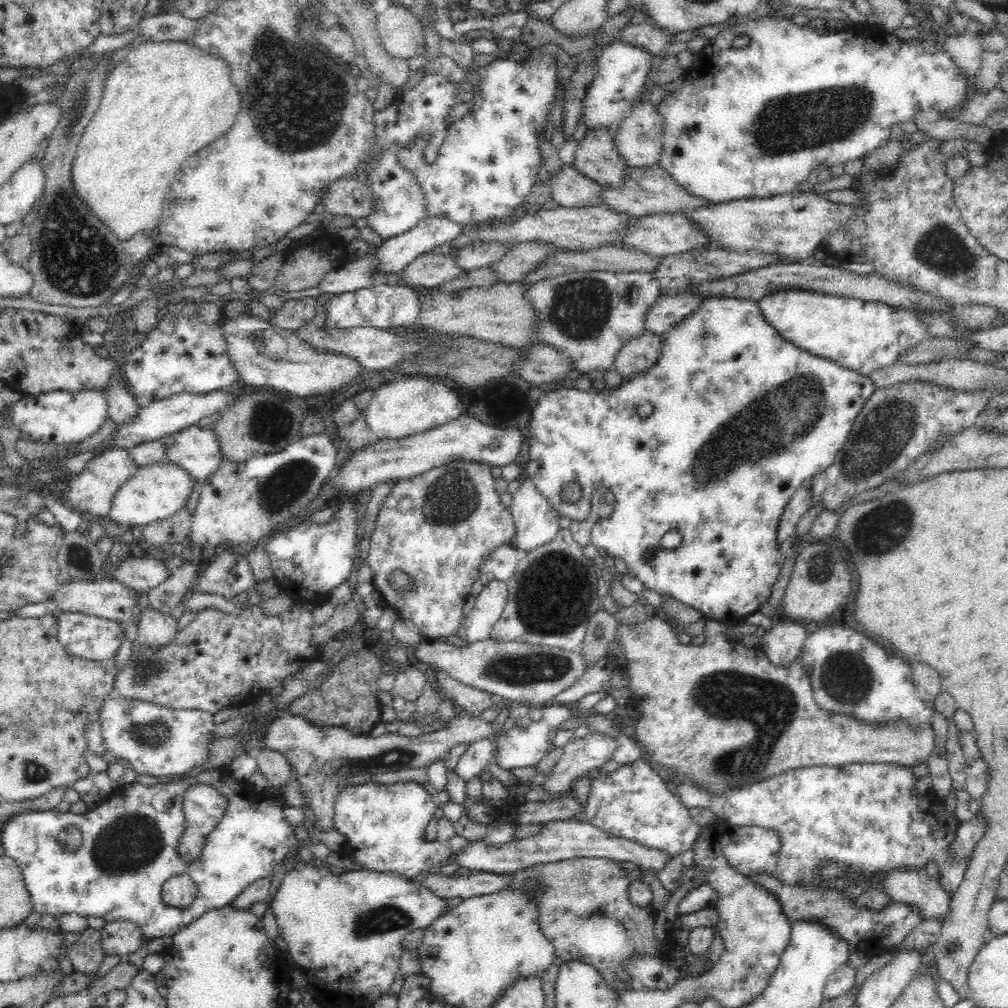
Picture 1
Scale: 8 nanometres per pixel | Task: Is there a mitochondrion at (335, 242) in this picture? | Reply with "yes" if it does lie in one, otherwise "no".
no

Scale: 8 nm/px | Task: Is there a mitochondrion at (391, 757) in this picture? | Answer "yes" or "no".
yes

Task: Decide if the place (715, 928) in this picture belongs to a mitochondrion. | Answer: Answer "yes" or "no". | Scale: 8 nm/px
no

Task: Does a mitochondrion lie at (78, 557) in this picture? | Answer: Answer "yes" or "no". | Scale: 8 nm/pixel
yes

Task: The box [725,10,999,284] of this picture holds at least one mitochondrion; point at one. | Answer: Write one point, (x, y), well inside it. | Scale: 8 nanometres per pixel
(788, 124)

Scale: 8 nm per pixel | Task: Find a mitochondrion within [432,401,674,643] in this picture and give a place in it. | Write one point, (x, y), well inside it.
(553, 595)

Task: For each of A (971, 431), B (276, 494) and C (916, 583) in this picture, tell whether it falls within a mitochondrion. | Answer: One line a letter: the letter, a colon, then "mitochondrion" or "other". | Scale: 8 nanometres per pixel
A: other
B: mitochondrion
C: other

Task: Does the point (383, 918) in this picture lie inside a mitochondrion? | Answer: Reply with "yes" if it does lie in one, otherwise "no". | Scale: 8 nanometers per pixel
yes

